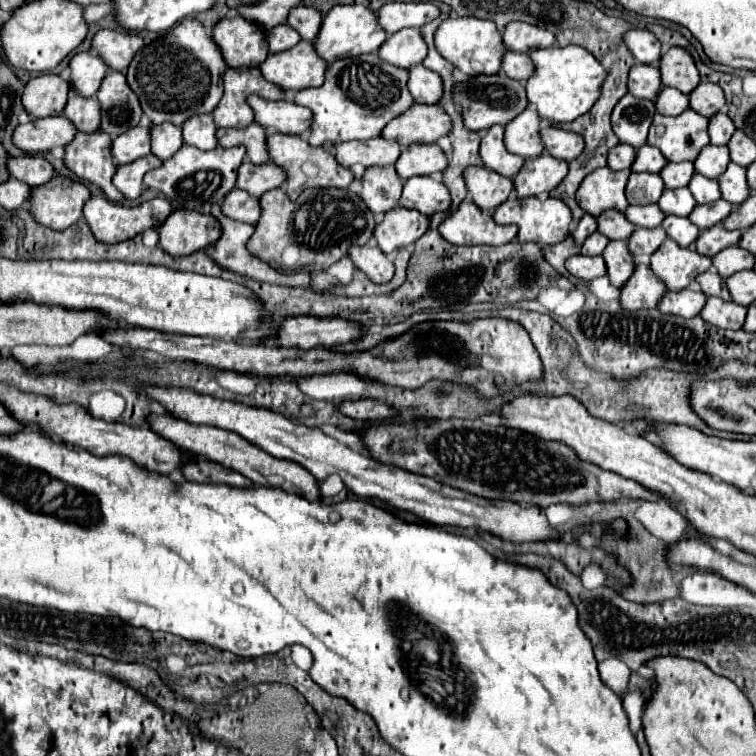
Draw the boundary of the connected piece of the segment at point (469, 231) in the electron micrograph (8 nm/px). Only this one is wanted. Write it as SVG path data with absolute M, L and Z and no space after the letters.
M472 199L450 211L438 231L452 245L504 245L518 233L516 225L496 225L492 215L476 207Z

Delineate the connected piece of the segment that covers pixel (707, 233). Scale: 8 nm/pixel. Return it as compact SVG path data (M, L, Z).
M714 225L712 229L700 231L700 237L696 239L694 249L698 253L702 253L702 255L712 257L712 255L716 255L722 249L736 245L738 239L740 239L740 235L742 235L740 231L728 231L728 229L720 227L720 225Z

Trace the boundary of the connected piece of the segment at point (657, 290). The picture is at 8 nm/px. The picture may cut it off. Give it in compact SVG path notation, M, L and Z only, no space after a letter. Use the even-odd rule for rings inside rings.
M636 263L632 277L620 289L620 307L628 311L654 309L660 297L666 293L666 285L650 271L648 265Z

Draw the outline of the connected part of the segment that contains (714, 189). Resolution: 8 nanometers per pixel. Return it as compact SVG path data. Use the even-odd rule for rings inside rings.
M694 173L692 181L688 183L688 189L692 193L692 197L696 199L696 203L714 203L720 199L720 187L716 179L708 179L704 175Z

